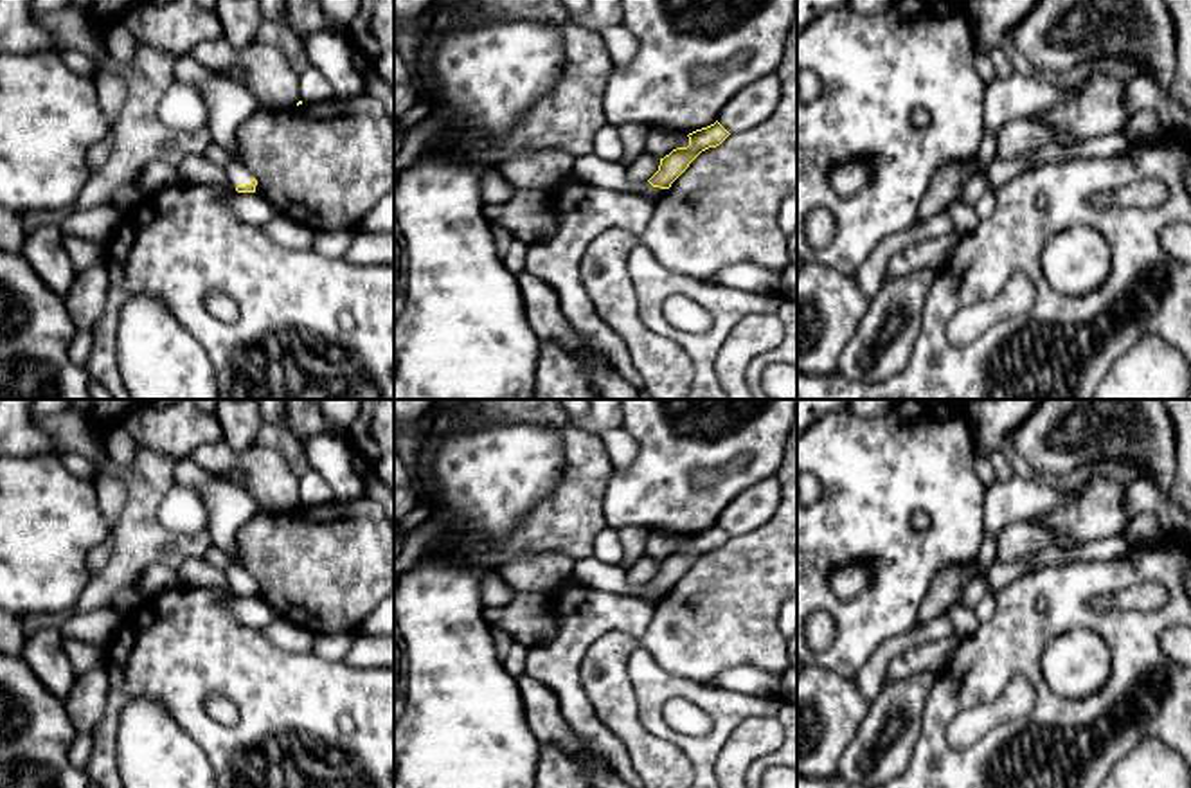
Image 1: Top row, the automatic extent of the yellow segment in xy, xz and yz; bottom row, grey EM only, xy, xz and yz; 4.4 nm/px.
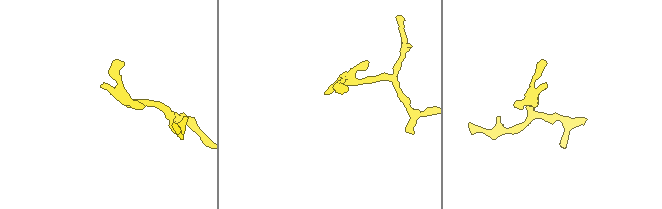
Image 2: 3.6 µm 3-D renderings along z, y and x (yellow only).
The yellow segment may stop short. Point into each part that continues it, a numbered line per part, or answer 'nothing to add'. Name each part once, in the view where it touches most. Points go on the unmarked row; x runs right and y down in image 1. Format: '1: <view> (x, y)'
1: xy (238, 578)

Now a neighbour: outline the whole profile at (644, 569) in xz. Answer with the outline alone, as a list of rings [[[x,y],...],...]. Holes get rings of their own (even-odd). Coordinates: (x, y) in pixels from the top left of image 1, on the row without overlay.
[[[642,554],[639,561],[626,570],[628,585],[640,587],[648,585],[658,574],[660,563],[648,554]]]

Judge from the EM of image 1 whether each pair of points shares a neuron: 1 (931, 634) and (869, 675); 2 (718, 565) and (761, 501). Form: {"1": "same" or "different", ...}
{"1": "same", "2": "different"}

